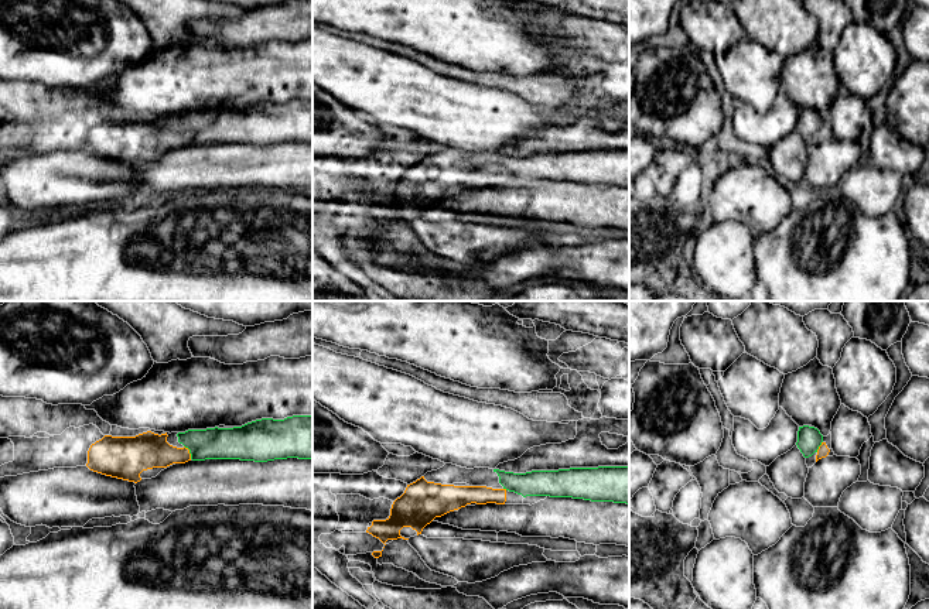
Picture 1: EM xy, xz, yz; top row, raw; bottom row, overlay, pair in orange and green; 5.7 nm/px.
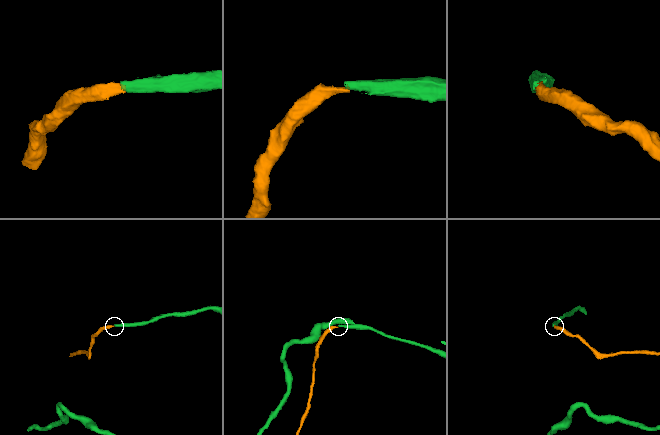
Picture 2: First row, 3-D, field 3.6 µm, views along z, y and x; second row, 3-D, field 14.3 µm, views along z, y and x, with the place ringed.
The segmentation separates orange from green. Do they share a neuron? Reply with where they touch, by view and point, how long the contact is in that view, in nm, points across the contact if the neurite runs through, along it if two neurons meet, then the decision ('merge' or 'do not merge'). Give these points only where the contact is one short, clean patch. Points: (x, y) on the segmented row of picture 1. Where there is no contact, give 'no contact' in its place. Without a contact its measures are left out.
contact xy (188, 452); length 90 nm; way xy (144, 451), (159, 454), (188, 452), (200, 444), (215, 442); merge

